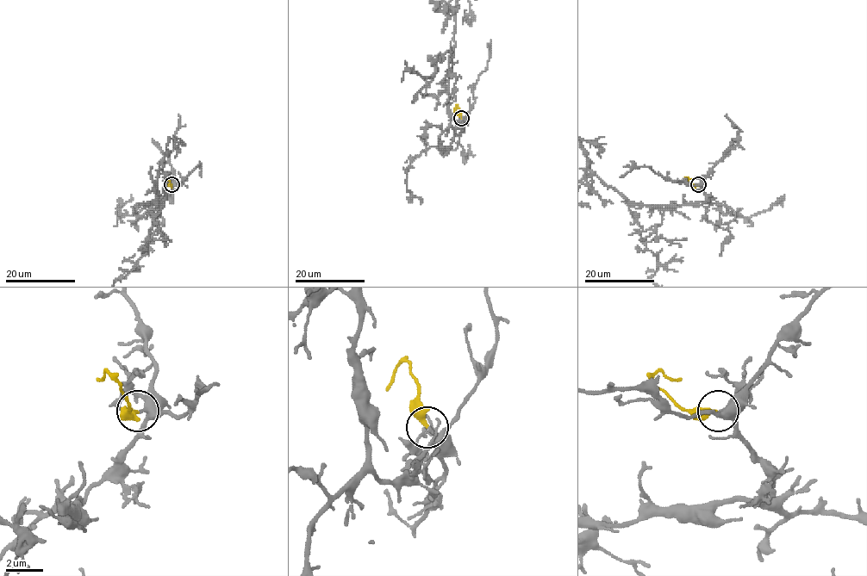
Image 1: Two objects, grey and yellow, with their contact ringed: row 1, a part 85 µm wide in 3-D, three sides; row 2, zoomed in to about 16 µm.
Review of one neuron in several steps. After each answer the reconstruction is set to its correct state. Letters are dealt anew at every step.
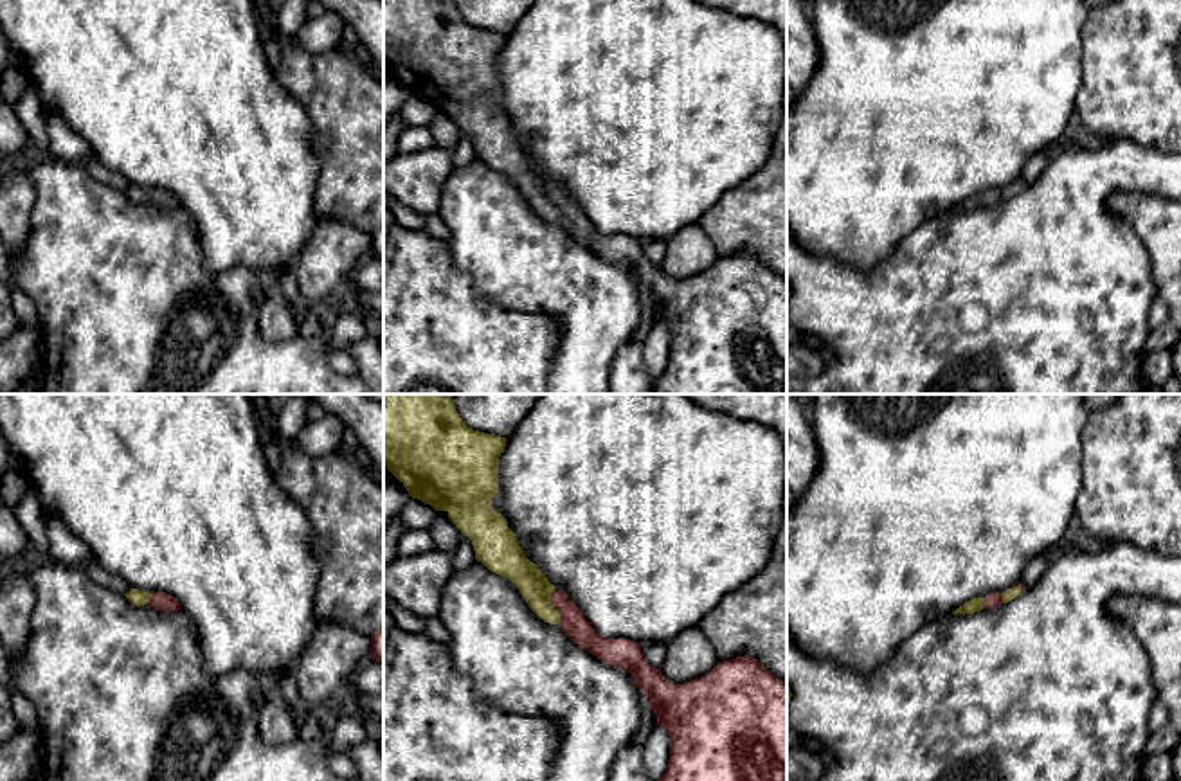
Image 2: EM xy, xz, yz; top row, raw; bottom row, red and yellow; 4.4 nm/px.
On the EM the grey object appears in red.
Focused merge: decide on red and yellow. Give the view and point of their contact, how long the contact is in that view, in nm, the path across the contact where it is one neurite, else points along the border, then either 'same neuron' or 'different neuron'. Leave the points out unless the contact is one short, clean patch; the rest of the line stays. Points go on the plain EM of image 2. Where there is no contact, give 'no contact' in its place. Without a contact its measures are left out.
xz (555, 204) | 130 nm | across xz (573, 220), (555, 204), (530, 177) | same neuron

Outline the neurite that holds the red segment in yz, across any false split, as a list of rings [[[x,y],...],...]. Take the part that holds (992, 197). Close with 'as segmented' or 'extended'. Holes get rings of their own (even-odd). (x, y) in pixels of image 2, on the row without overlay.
[[[1019,182],[1019,184],[1006,185],[1001,191],[992,189],[987,194],[974,194],[974,196],[963,200],[960,205],[956,205],[952,211],[963,211],[965,212],[965,211],[979,209],[983,205],[1001,203],[1003,200],[1015,196],[1021,191],[1023,185],[1024,184]]]; extended

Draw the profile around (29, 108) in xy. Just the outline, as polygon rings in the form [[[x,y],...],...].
[[[31,83],[22,99],[13,106],[20,121],[23,122],[31,142],[45,157],[49,155],[49,135],[45,124],[45,108],[41,106],[36,86]]]

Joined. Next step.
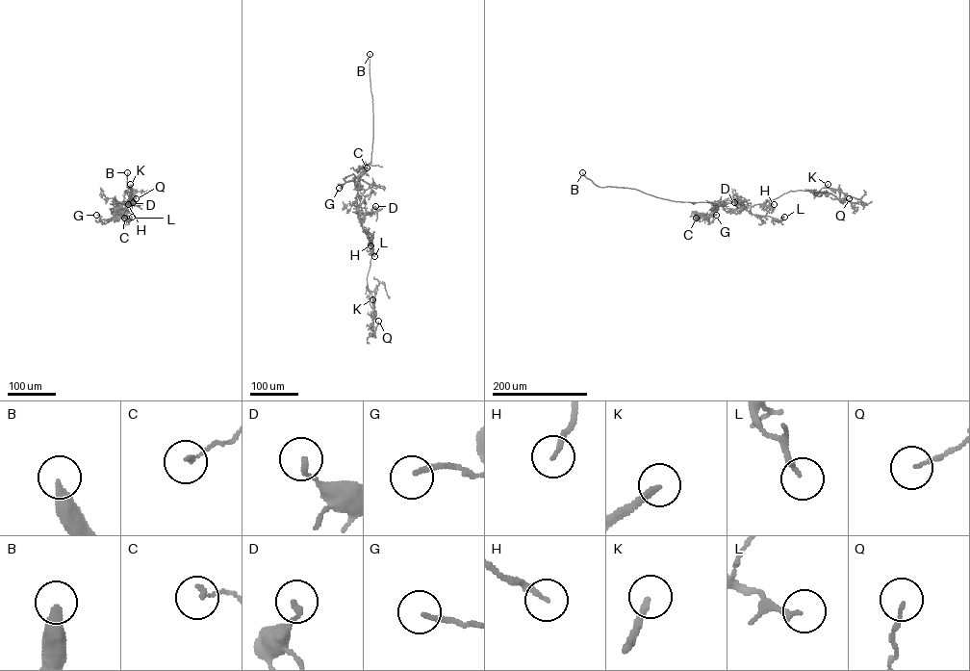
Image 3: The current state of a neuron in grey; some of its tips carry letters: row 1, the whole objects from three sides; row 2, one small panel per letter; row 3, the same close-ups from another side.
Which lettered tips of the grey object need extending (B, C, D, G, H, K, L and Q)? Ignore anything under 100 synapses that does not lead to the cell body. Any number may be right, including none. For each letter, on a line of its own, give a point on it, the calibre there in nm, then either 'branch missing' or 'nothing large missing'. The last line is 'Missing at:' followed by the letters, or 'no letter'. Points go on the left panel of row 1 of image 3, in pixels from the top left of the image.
B: at (127, 172); 360 nm thick; branch missing
C: at (124, 218); 140 nm thick; nothing large missing
D: at (133, 202); 180 nm thick; nothing large missing
G: at (96, 215); 160 nm thick; nothing large missing
H: at (128, 204); 160 nm thick; nothing large missing
K: at (130, 184); 240 nm thick; branch missing
L: at (132, 217); 190 nm thick; nothing large missing
Q: at (136, 198); 100 nm thick; nothing large missing
Missing at: B, K

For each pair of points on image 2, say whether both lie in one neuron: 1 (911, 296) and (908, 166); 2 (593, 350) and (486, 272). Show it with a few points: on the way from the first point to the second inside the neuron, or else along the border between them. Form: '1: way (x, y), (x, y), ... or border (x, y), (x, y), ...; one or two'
1: border (947, 213), (917, 225), (879, 261); two
2: way (575, 321), (526, 272), (515, 272); one

